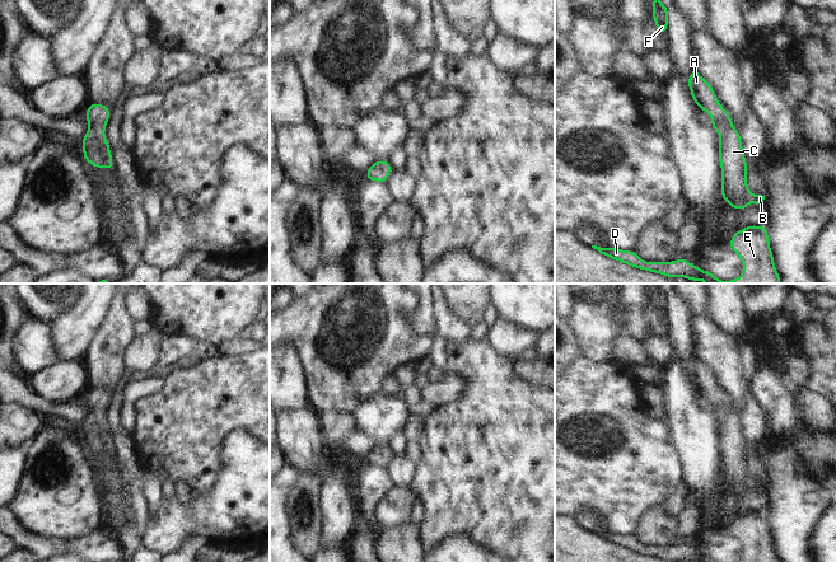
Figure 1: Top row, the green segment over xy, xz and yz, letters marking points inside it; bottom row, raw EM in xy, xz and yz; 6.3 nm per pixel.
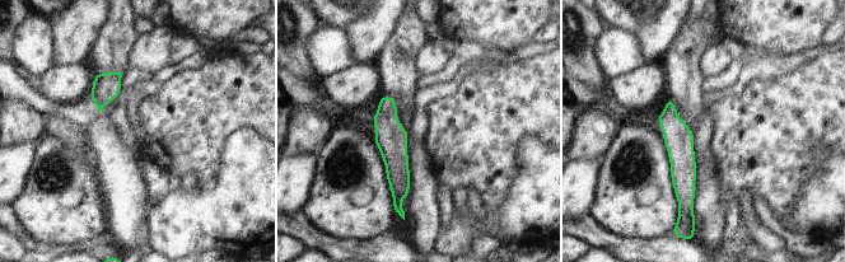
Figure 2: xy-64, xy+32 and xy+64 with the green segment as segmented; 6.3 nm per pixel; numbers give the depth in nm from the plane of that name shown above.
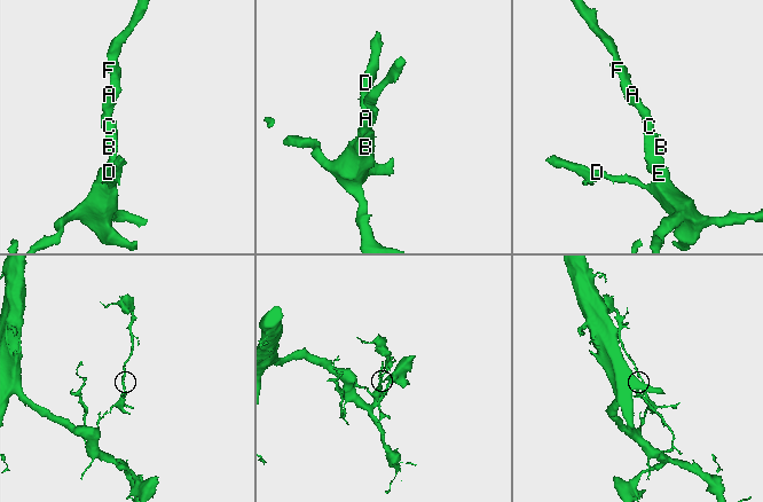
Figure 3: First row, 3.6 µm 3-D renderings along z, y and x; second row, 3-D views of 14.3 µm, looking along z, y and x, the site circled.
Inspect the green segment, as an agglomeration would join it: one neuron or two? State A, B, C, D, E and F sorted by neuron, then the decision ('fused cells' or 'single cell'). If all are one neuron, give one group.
A B C D E F; single cell

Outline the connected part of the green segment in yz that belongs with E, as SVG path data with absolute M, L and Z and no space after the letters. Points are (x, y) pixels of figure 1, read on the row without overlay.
M748 510L735 516L728 529L742 545L739 562L780 562L770 534L767 511Z

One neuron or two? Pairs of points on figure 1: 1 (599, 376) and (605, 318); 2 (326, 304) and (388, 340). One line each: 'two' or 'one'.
1: two
2: one

